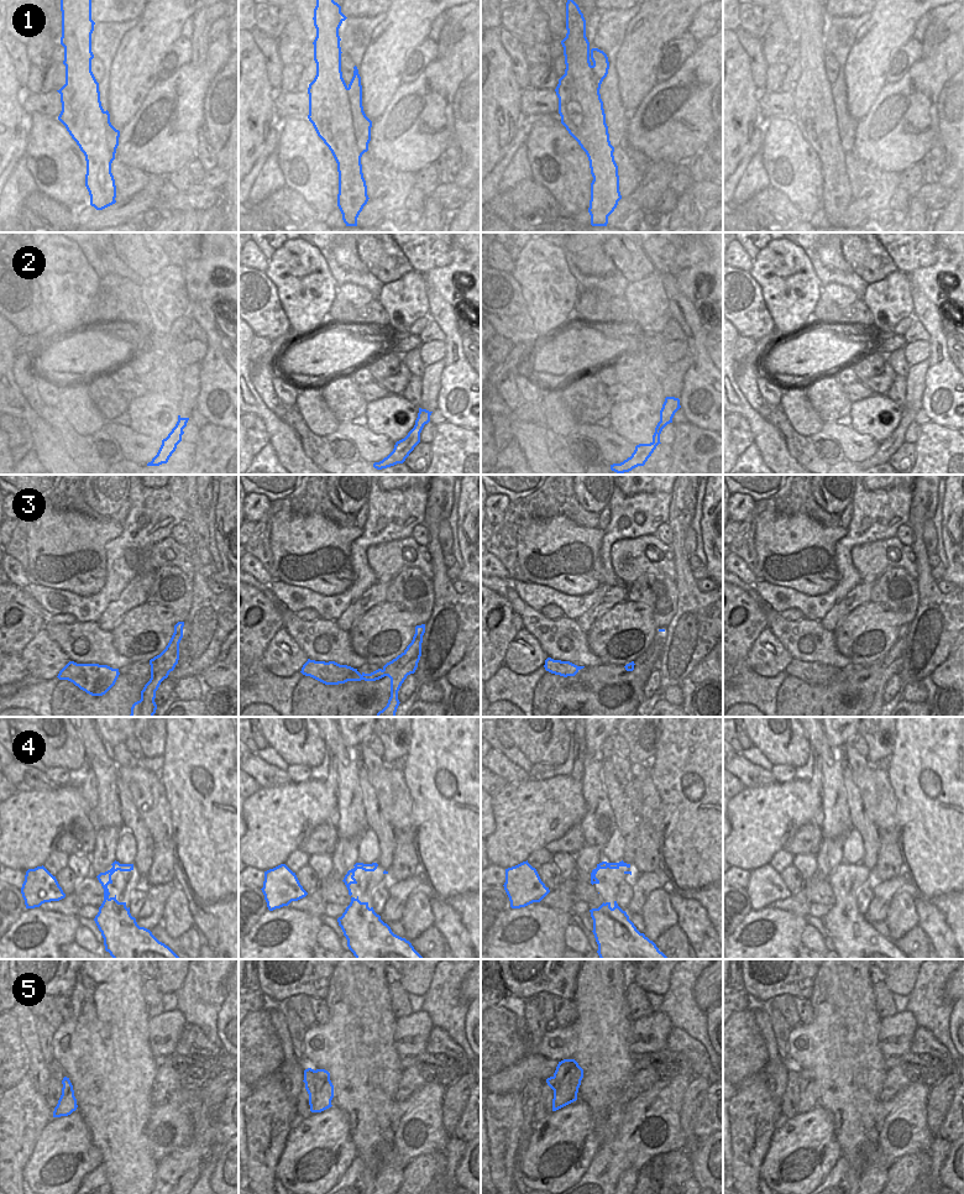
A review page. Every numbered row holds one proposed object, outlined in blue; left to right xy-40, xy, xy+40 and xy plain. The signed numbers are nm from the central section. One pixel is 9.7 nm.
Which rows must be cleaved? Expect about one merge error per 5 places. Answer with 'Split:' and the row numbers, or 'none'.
Split: 1, 3

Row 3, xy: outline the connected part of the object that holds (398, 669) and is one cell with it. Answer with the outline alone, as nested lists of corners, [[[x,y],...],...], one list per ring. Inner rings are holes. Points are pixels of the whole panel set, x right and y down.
[[[425,624],[415,627],[415,634],[407,649],[383,666],[386,676],[391,679],[391,697],[387,706],[376,717],[395,717],[399,706],[398,691],[408,675],[414,674],[421,656],[421,643]]]

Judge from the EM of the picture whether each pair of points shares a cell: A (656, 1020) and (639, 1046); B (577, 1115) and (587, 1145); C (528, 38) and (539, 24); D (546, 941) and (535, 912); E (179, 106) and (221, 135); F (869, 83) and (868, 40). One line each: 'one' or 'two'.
A: one
B: one
C: one
D: one
E: two
F: one

